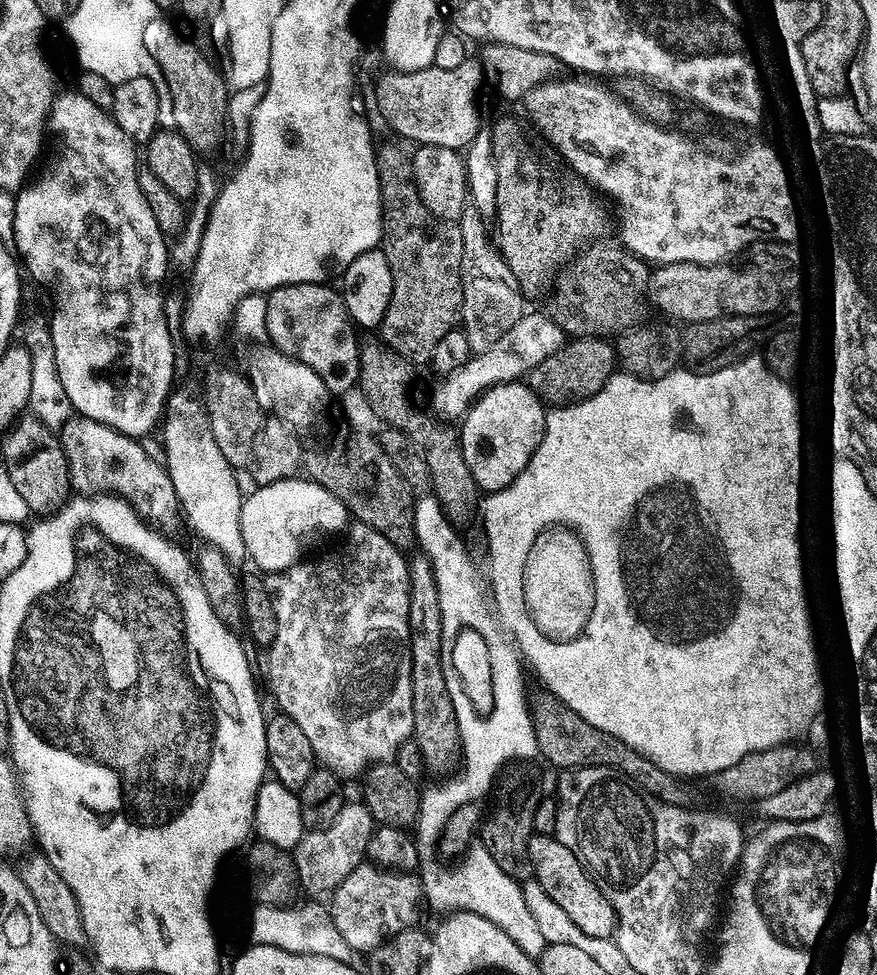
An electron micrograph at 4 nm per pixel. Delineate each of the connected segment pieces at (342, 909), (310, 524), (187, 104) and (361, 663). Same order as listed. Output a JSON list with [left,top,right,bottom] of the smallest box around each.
[[330,862,425,954],[241,478,350,573],[143,18,230,154],[266,519,414,777]]

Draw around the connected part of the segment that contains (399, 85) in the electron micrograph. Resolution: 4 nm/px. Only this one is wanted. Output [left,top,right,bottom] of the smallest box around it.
[377,58,482,150]

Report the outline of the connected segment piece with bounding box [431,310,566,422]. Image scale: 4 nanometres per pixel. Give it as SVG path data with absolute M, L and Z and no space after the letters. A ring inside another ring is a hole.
M525 311L520 320L506 328L485 352L469 355L462 367L439 381L440 385L432 392L431 411L441 421L459 421L481 393L496 384L506 384L527 377L530 369L538 366L538 362L550 358L550 354L557 352L565 342L566 333L554 323L551 315L544 313L543 316L540 312Z

